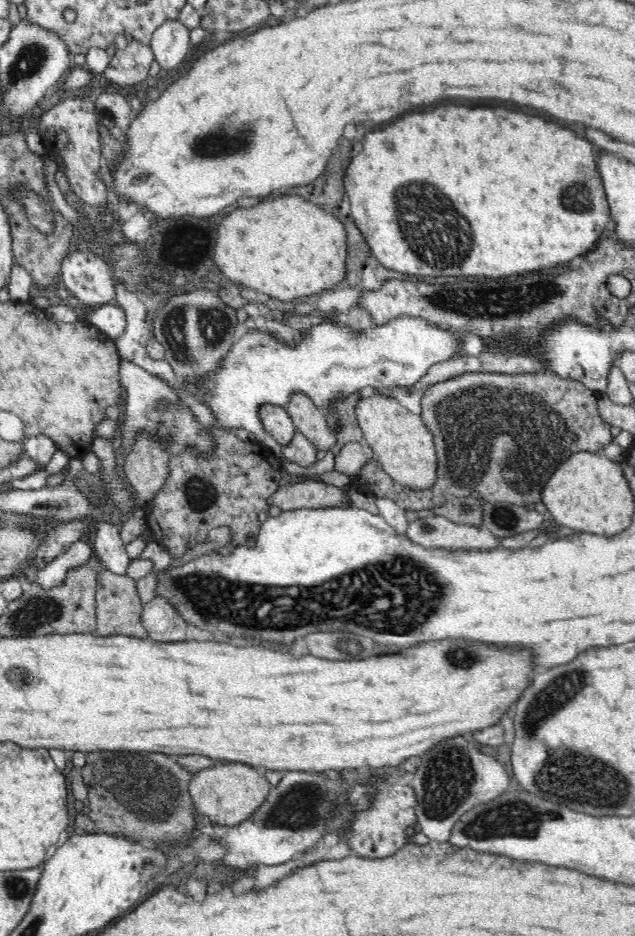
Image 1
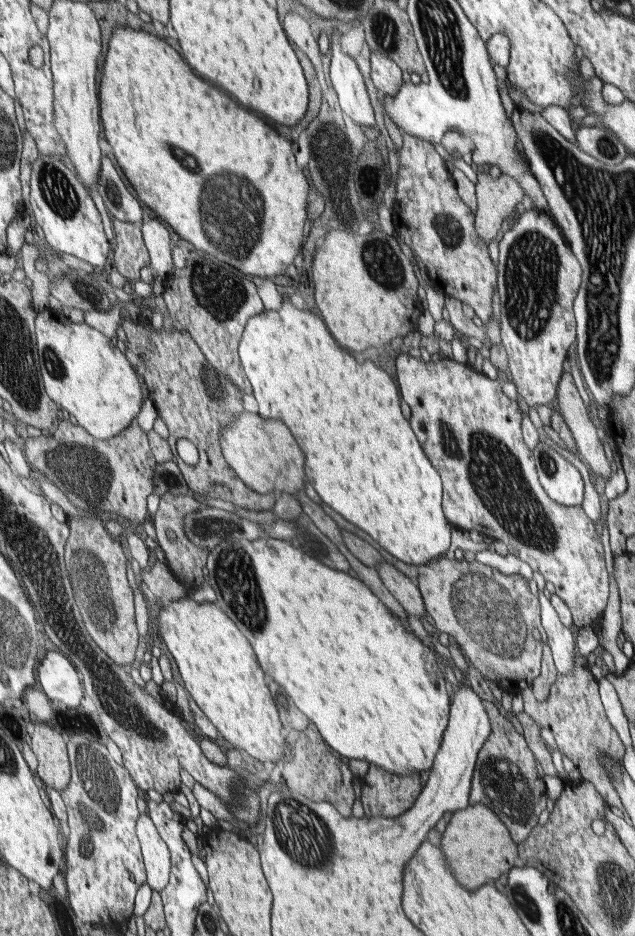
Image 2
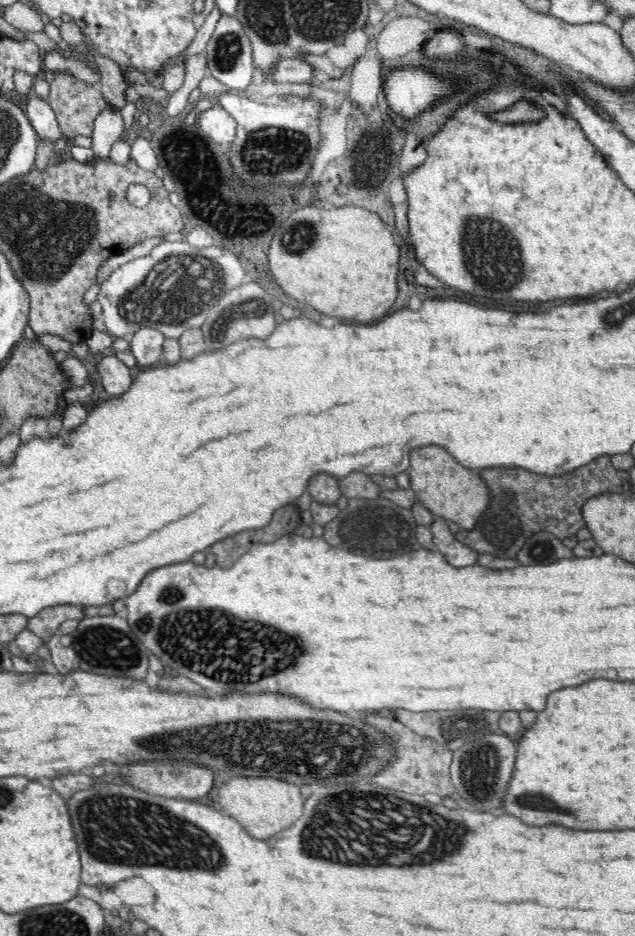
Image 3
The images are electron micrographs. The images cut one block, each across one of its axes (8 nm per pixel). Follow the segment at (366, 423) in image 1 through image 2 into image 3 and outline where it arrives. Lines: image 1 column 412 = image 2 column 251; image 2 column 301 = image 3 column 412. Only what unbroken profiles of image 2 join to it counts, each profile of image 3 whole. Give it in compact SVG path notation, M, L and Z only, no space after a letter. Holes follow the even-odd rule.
M426 448L426 450L416 450L412 454L412 470L410 470L410 480L412 480L412 490L418 496L418 502L424 504L430 512L436 514L438 520L450 520L458 526L462 526L464 532L472 534L480 518L490 510L492 498L488 492L488 486L484 484L482 476L466 470L460 466L446 450L442 448Z

